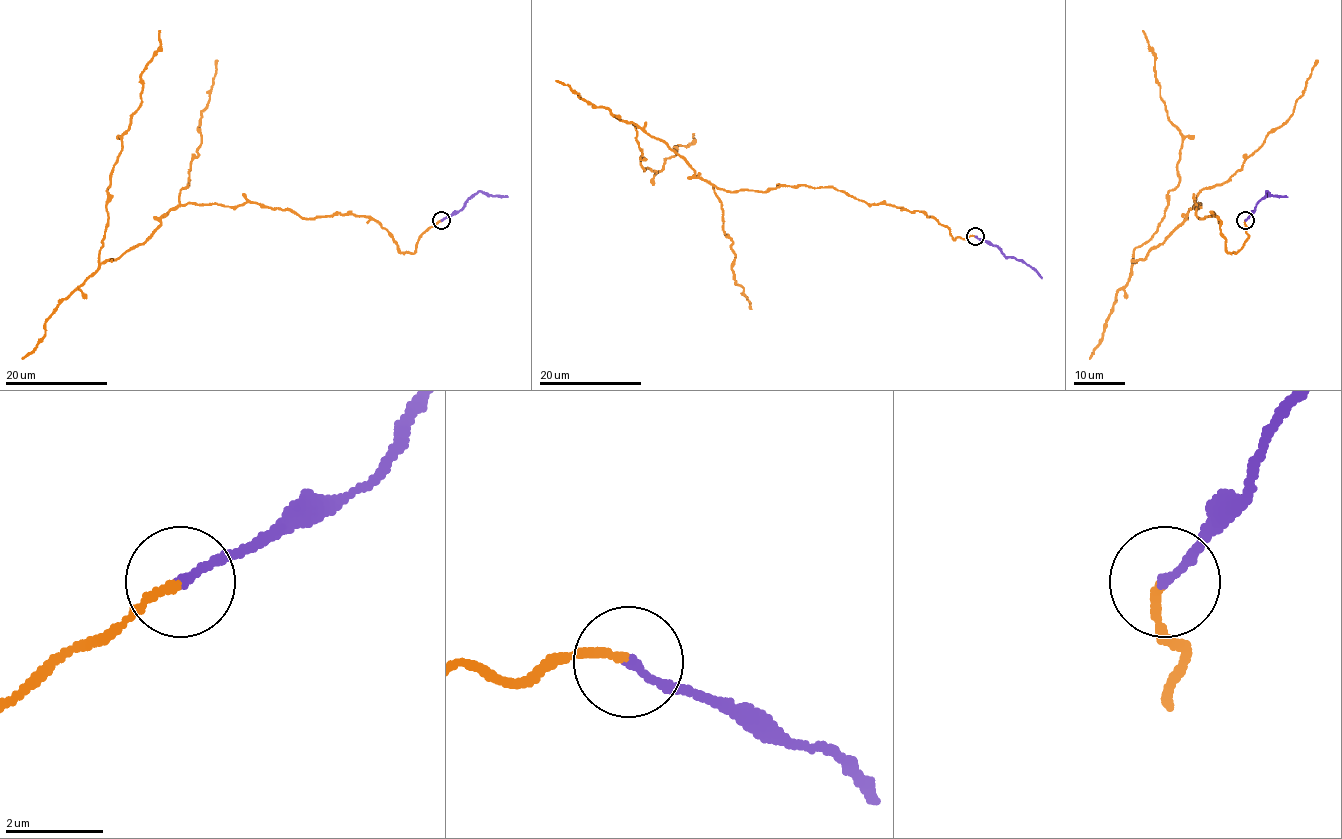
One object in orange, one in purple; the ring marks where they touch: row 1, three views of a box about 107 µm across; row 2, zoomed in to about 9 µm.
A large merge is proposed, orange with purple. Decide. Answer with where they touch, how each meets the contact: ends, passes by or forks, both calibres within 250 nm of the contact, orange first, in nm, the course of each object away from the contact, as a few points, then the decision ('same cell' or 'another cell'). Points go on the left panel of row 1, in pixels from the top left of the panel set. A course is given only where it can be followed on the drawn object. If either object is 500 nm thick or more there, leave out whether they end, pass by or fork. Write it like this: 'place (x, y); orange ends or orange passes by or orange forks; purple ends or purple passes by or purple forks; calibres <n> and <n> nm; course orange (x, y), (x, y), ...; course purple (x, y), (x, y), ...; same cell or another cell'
place (441, 220); orange ends; purple ends; calibres 170 and 190 nm; course orange (442, 219), (414, 253), (402, 253), (362, 216), (186, 203), (142, 244), (100, 263), (106, 189), (160, 30); course purple (442, 219), (457, 213), (479, 191), (507, 196); same cell

